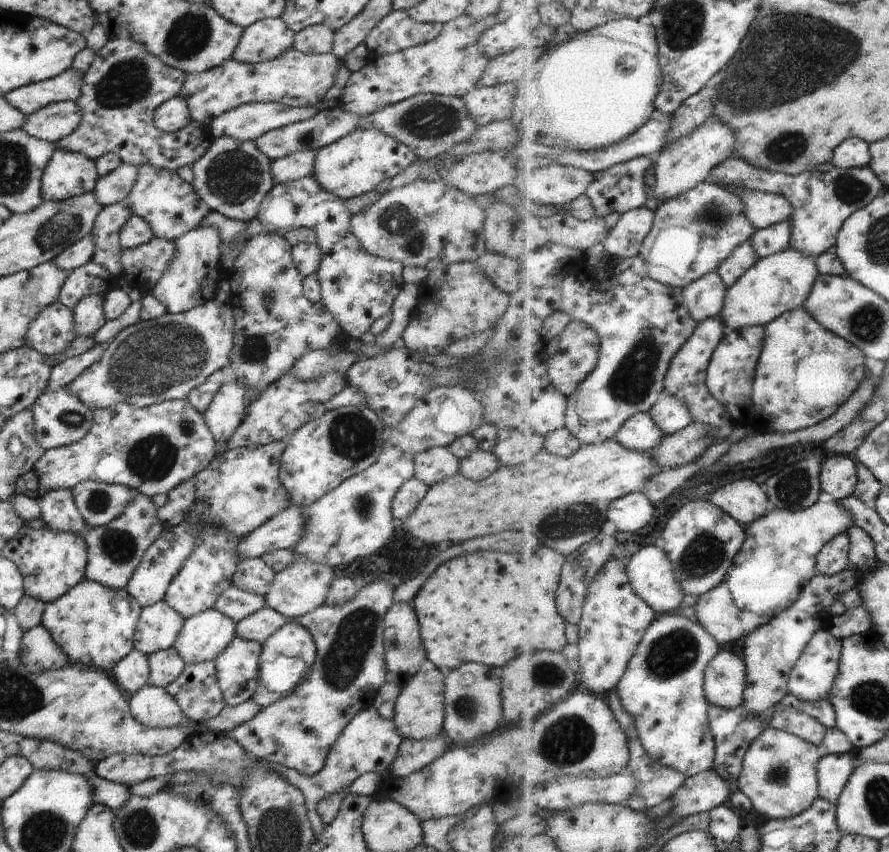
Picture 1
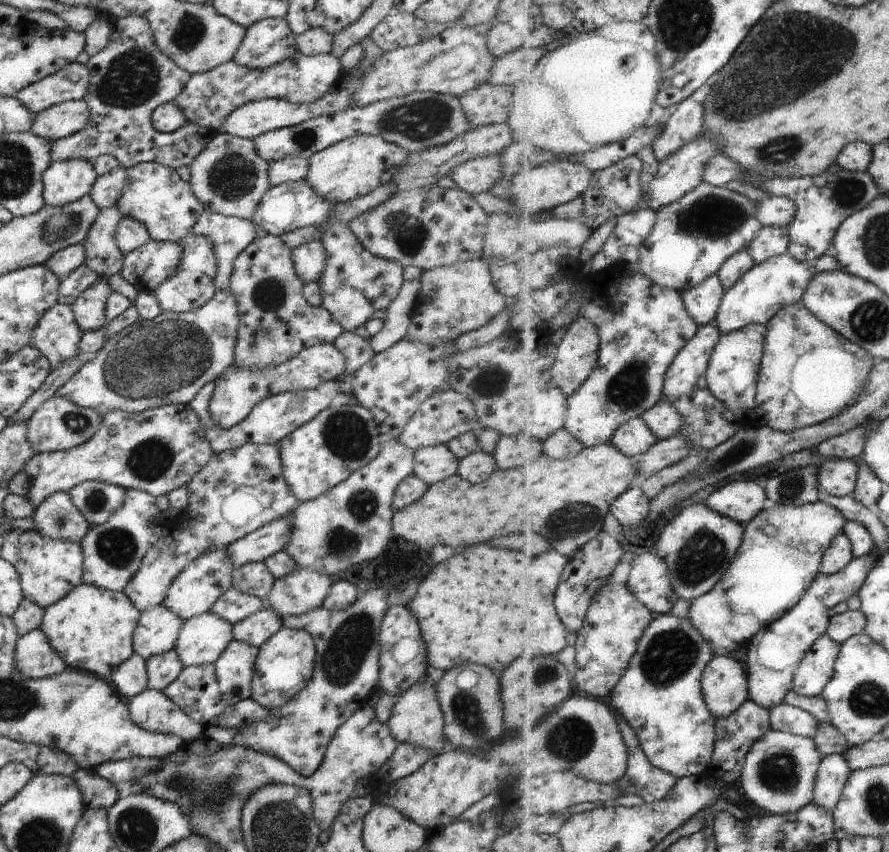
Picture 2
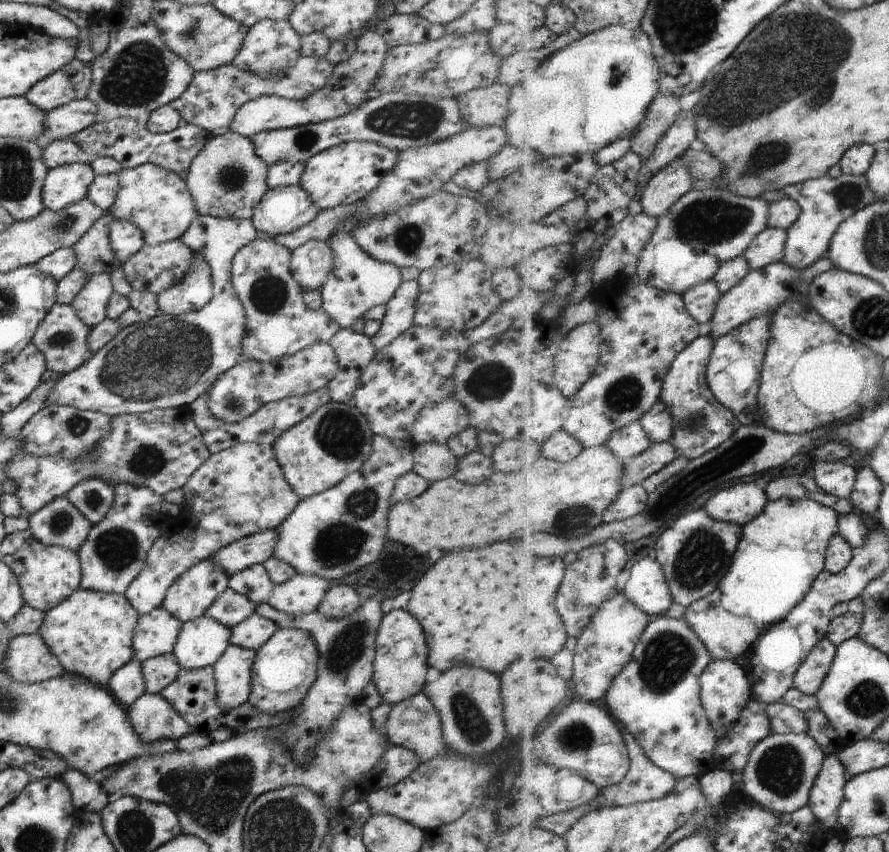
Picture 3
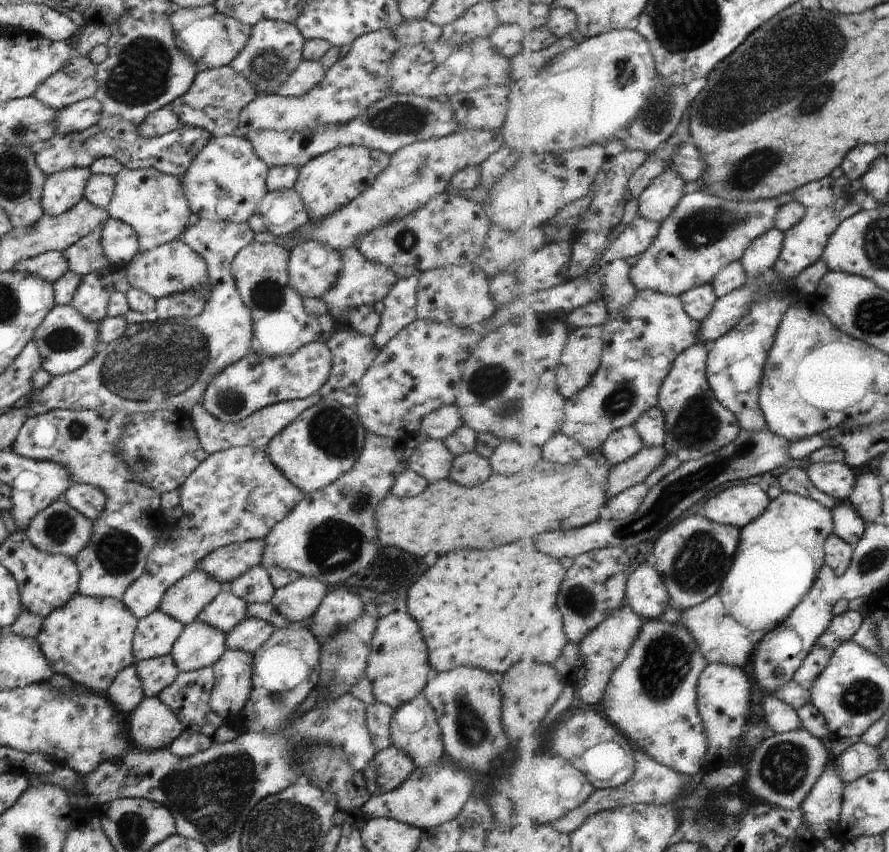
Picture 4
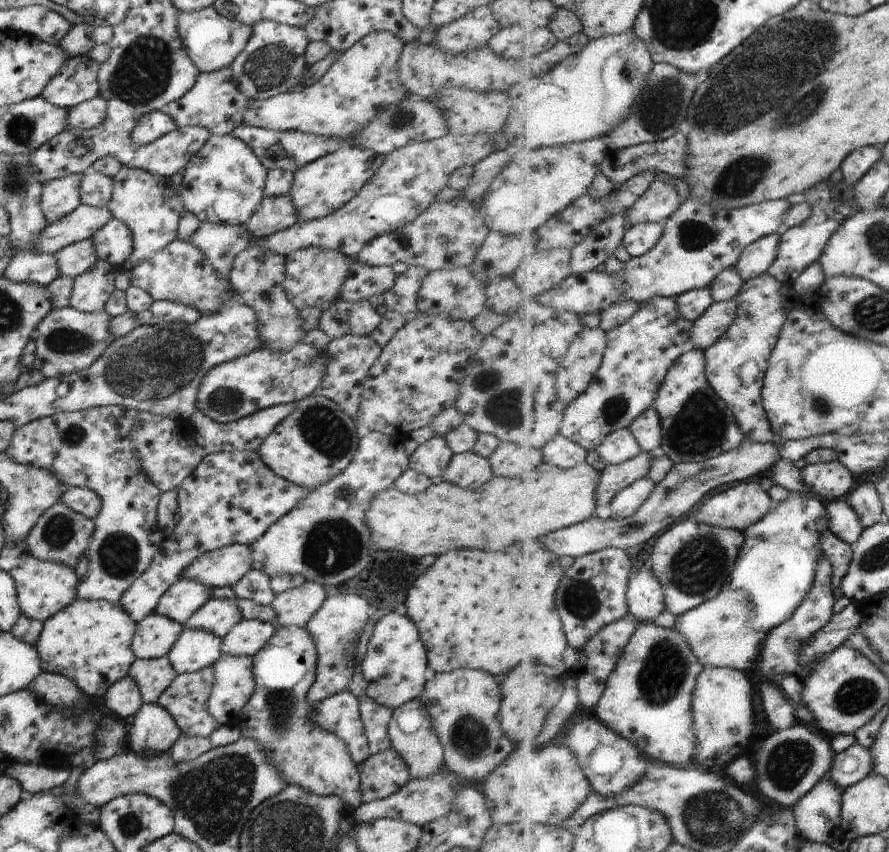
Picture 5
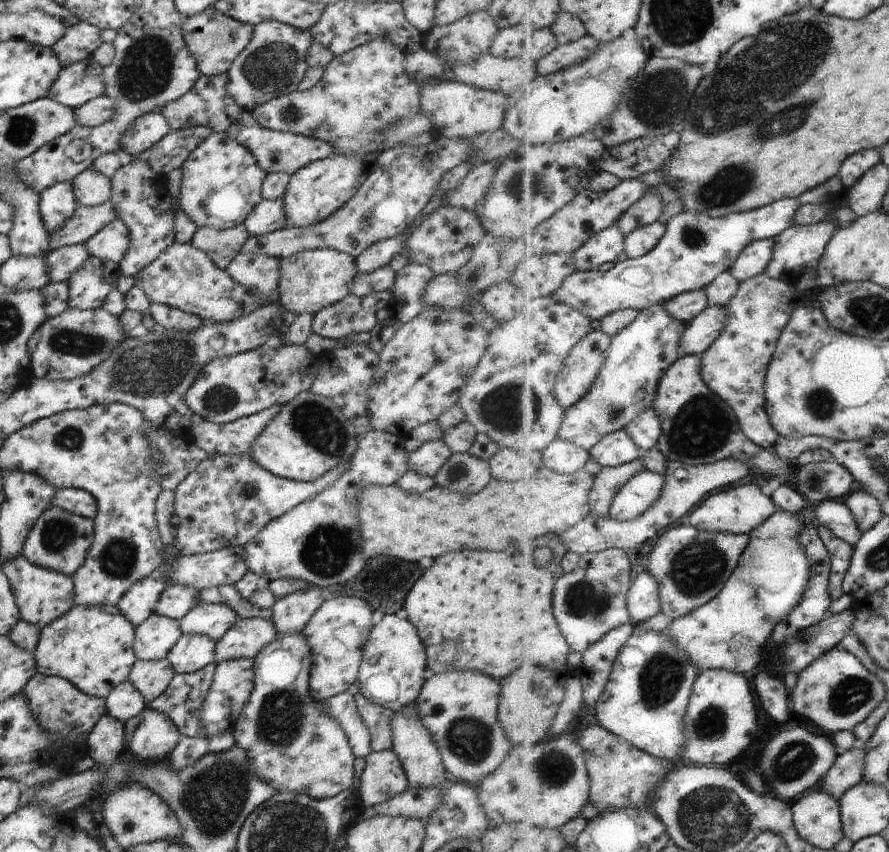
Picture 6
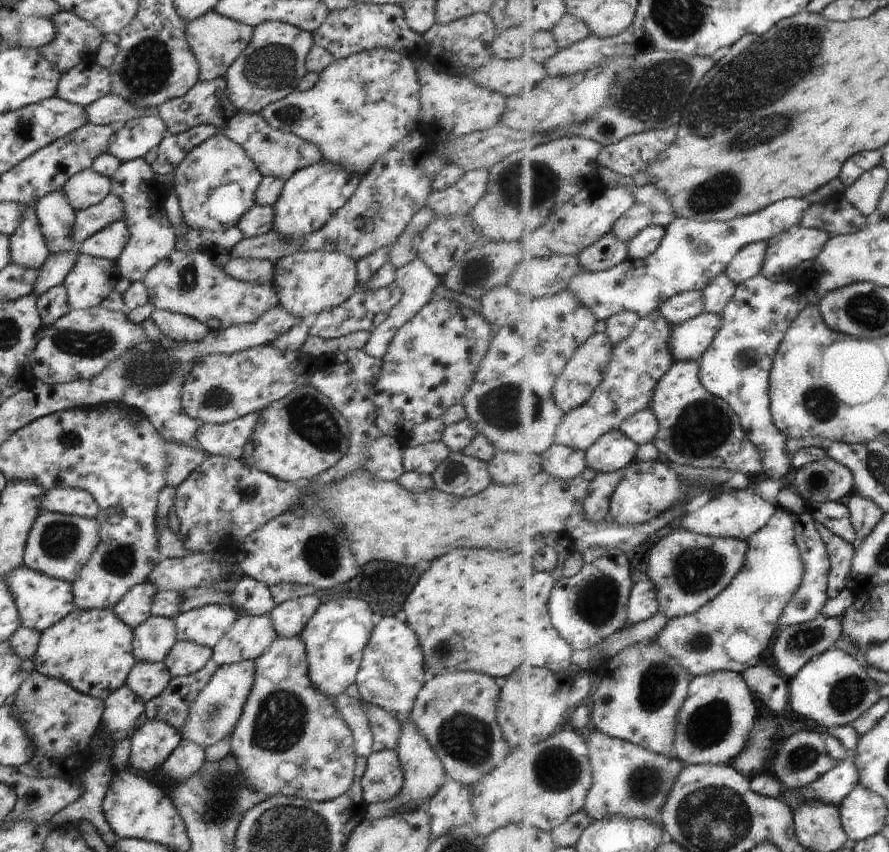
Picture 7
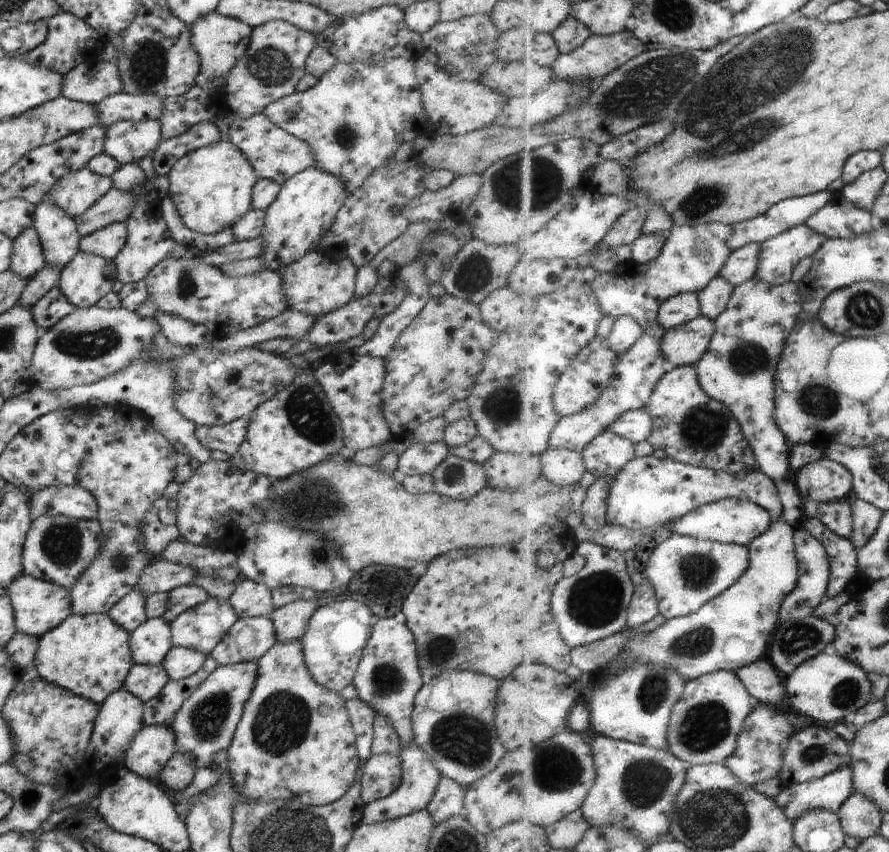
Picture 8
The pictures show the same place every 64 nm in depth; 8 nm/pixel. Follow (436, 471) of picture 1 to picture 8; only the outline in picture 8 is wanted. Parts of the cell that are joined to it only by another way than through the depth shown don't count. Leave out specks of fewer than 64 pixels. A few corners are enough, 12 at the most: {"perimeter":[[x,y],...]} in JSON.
{"perimeter":[[442,441],[413,443],[396,477],[430,474],[447,455]]}

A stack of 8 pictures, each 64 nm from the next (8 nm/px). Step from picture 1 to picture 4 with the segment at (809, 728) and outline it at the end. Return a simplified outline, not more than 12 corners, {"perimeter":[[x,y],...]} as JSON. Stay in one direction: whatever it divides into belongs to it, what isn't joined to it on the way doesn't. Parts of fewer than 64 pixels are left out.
{"perimeter":[[773,694],[763,709],[771,733],[802,727],[797,710]]}

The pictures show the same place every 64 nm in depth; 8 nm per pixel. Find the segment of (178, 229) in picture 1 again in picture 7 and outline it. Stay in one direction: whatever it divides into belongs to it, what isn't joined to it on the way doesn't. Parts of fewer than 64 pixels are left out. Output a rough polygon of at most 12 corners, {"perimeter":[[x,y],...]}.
{"perimeter":[[142,158],[122,162],[111,194],[127,242],[119,278],[140,281],[174,250],[165,190]]}

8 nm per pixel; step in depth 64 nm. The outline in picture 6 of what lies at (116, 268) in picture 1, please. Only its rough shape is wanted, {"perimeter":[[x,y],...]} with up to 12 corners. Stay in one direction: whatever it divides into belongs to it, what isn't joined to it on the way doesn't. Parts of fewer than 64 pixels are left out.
{"perimeter":[[83,243],[49,250],[47,280],[66,282],[89,258]]}

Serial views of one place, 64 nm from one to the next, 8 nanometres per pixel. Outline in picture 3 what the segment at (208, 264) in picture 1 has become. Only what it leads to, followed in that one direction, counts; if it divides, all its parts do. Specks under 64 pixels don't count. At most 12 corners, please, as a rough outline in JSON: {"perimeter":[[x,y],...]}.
{"perimeter":[[192,252],[193,268],[156,296],[161,314],[203,308],[211,298],[209,266]]}

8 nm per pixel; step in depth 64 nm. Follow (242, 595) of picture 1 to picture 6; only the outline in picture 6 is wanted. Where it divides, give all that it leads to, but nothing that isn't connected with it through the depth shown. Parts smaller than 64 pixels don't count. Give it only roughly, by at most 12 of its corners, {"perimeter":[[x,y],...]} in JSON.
{"perimeter":[[198,604],[179,618],[182,635],[217,642],[239,619],[223,604]]}

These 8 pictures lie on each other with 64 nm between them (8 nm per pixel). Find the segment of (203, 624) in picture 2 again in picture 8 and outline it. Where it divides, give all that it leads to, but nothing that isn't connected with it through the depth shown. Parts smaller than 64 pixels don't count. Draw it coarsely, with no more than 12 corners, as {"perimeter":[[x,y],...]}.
{"perimeter":[[171,647],[161,668],[167,680],[181,680],[203,664],[206,654]]}

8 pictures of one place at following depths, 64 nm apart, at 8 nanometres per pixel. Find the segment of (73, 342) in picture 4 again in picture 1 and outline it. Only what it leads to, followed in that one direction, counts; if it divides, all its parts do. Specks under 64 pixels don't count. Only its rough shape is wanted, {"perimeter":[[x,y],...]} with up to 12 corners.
{"perimeter":[[55,301],[29,324],[23,345],[63,362],[72,312]]}

